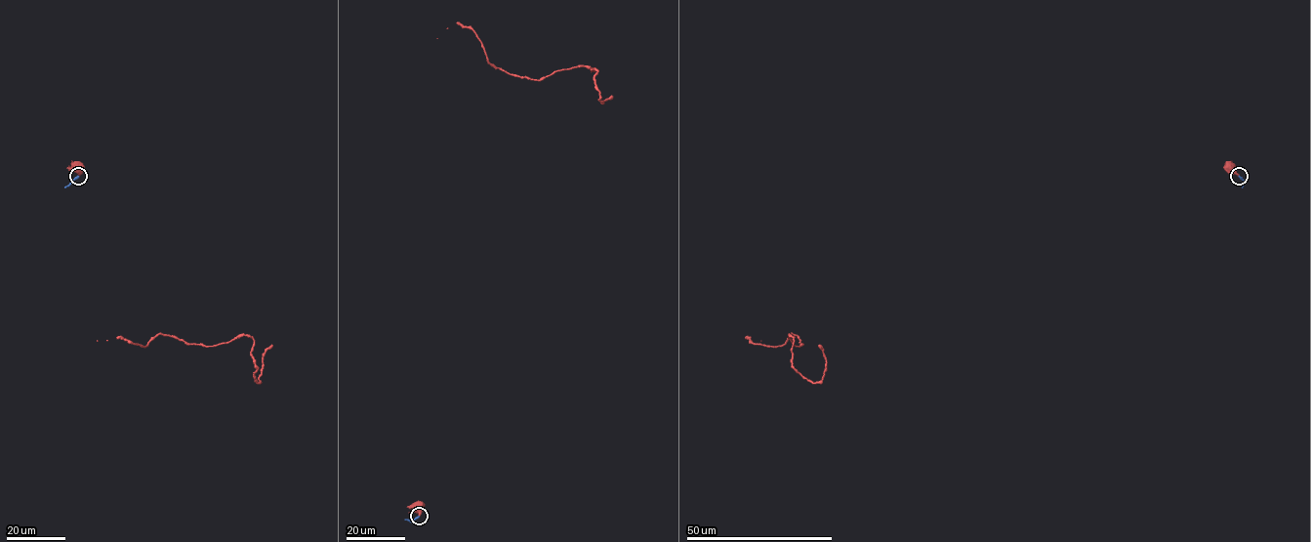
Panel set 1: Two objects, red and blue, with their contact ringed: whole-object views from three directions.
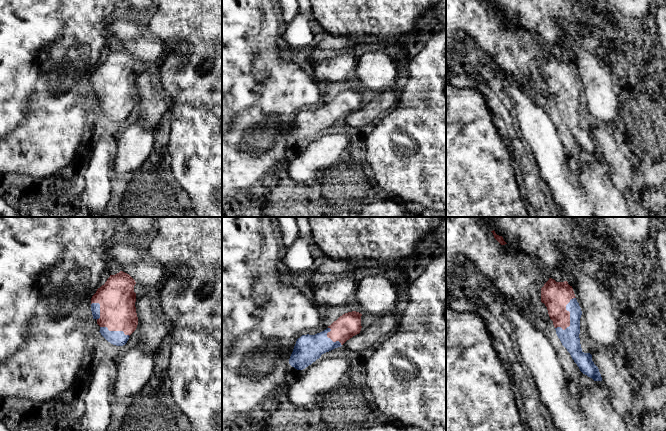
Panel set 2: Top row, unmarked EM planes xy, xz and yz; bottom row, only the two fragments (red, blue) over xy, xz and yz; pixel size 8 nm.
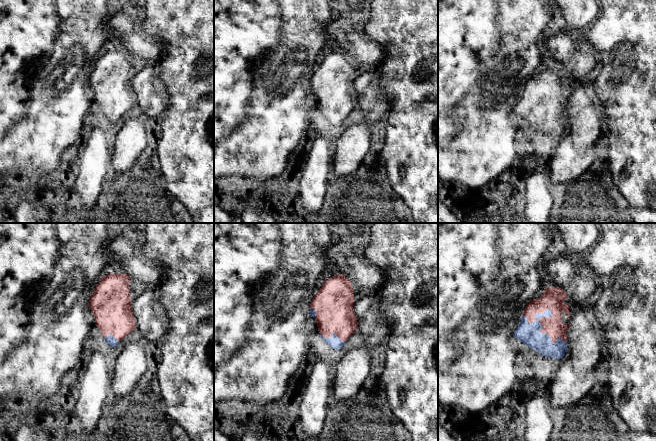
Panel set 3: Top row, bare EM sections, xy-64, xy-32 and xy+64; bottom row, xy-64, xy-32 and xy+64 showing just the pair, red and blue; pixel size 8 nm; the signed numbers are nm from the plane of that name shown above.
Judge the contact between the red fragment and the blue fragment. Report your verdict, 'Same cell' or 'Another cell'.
Same cell

